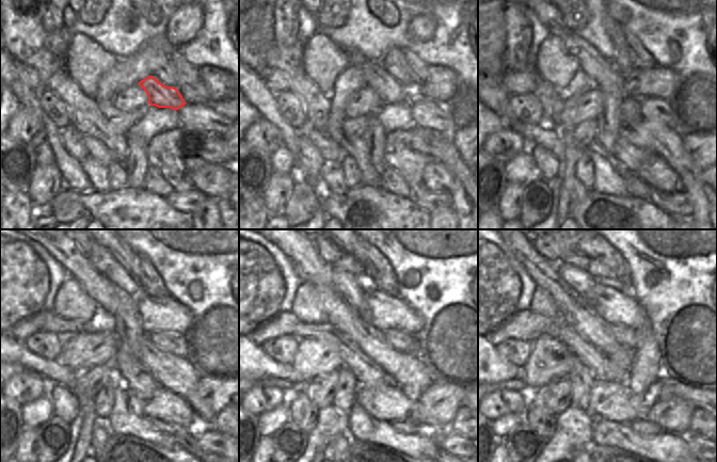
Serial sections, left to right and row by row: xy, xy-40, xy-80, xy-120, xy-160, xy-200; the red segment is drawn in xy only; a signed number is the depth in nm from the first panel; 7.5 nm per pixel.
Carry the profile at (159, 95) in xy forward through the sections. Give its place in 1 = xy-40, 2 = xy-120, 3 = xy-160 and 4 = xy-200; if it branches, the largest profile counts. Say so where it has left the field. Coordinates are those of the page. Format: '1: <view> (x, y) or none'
1: xy-40 (388, 89)
2: xy-120 (122, 306)
3: xy-160 (305, 251)
4: xy-200 (551, 264)

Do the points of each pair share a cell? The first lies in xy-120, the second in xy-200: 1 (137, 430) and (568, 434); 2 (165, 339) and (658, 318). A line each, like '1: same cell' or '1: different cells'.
1: different cells
2: different cells

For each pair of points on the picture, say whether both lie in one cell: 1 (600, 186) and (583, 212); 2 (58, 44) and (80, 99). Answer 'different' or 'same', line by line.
1: different
2: same

